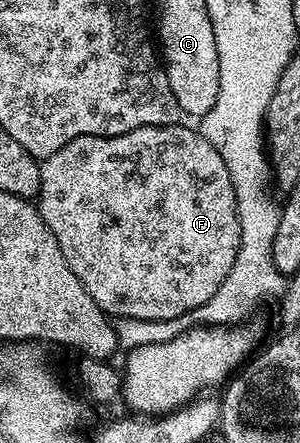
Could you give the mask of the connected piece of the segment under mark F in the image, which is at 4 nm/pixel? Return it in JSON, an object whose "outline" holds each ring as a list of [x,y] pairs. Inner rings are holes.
{"outline":[[[186,124],[150,125],[137,127],[128,133],[112,137],[97,135],[81,135],[61,151],[53,151],[53,155],[42,158],[39,174],[39,196],[37,208],[43,216],[43,222],[53,231],[53,239],[57,239],[57,247],[61,247],[61,255],[65,255],[65,263],[69,263],[69,271],[81,279],[85,291],[93,295],[93,303],[101,307],[104,313],[112,319],[128,317],[141,320],[174,319],[185,312],[193,311],[213,298],[223,280],[229,275],[239,250],[239,216],[237,215],[237,199],[233,191],[233,183],[229,179],[229,171],[225,167],[225,159],[217,155],[217,147],[205,139],[198,128],[186,129]]]}

